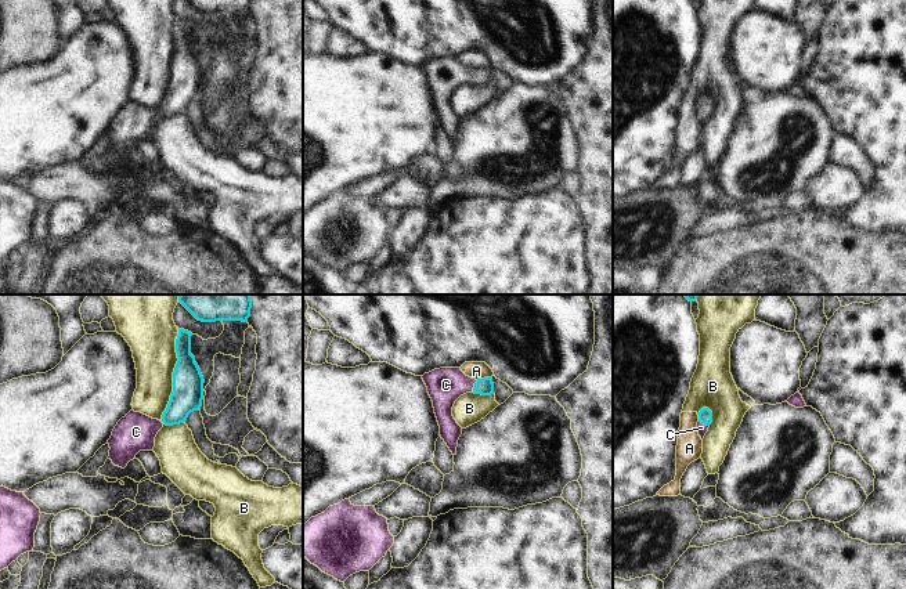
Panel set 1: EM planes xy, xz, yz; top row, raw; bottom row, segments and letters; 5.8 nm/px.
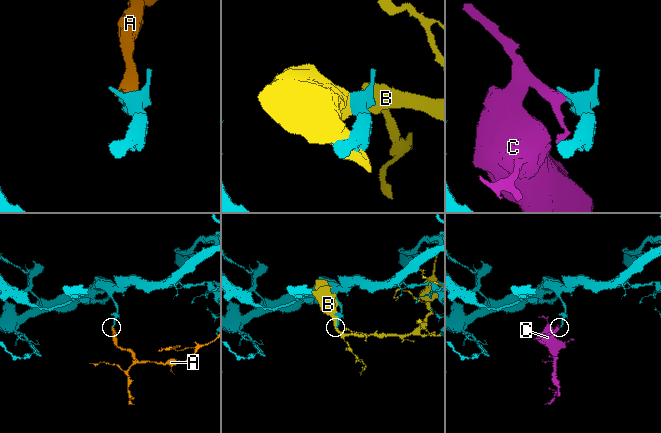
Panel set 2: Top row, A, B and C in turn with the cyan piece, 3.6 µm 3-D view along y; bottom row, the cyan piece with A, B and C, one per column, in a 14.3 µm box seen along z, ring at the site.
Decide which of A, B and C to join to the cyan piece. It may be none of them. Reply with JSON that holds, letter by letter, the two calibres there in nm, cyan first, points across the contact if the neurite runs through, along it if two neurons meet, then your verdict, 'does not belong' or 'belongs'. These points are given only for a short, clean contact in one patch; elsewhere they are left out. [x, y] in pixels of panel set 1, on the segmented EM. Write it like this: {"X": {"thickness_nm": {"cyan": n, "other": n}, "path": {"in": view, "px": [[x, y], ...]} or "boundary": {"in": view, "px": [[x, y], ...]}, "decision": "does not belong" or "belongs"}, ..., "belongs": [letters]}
{"A": {"thickness_nm": {"cyan": 100, "other": 100}, "boundary": {"in": "xz", "px": [[491, 375], [476, 379]]}, "decision": "does not belong"}, "B": {"thickness_nm": {"cyan": 180, "other": 260}, "decision": "does not belong"}, "C": {"thickness_nm": {"cyan": 100, "other": 200}, "path": {"in": "xz", "px": [[484, 386], [475, 386], [446, 385]]}, "decision": "belongs"}, "belongs": ["C"]}

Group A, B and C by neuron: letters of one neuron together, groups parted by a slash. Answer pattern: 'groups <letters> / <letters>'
groups A B / C

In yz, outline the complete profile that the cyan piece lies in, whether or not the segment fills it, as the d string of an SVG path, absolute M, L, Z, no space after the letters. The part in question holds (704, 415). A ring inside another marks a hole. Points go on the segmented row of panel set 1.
M703 408L699 413L697 431L701 440L708 431L710 424L712 423L712 412L708 408Z

